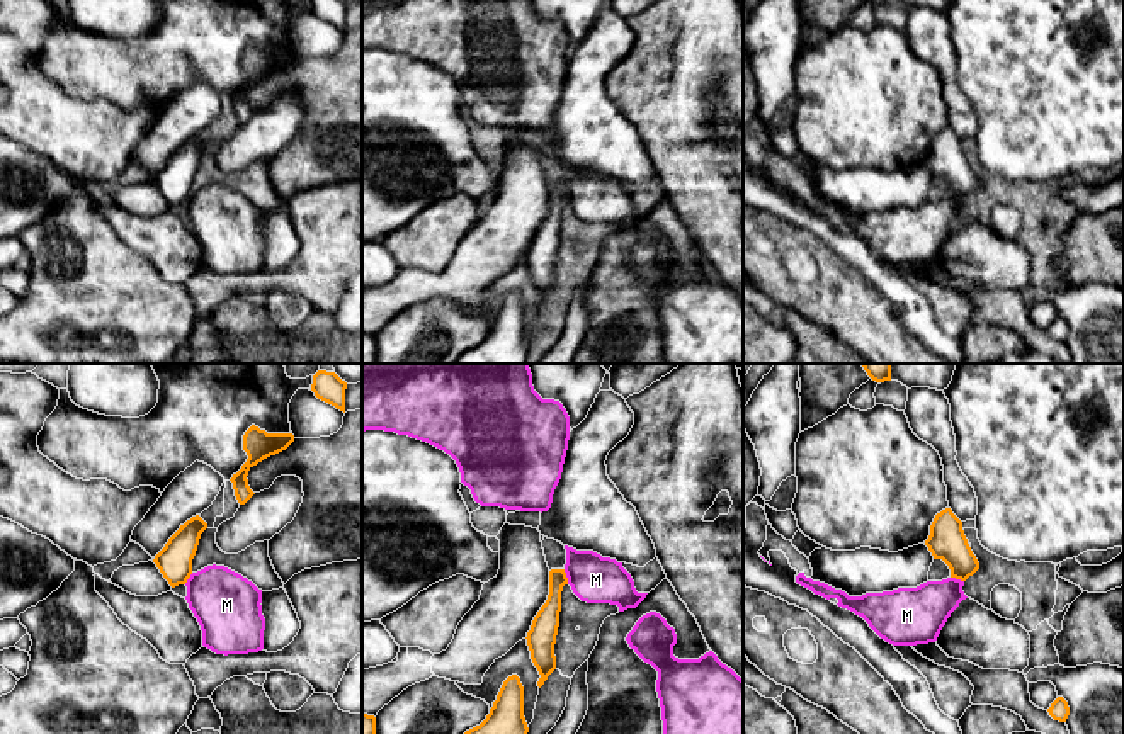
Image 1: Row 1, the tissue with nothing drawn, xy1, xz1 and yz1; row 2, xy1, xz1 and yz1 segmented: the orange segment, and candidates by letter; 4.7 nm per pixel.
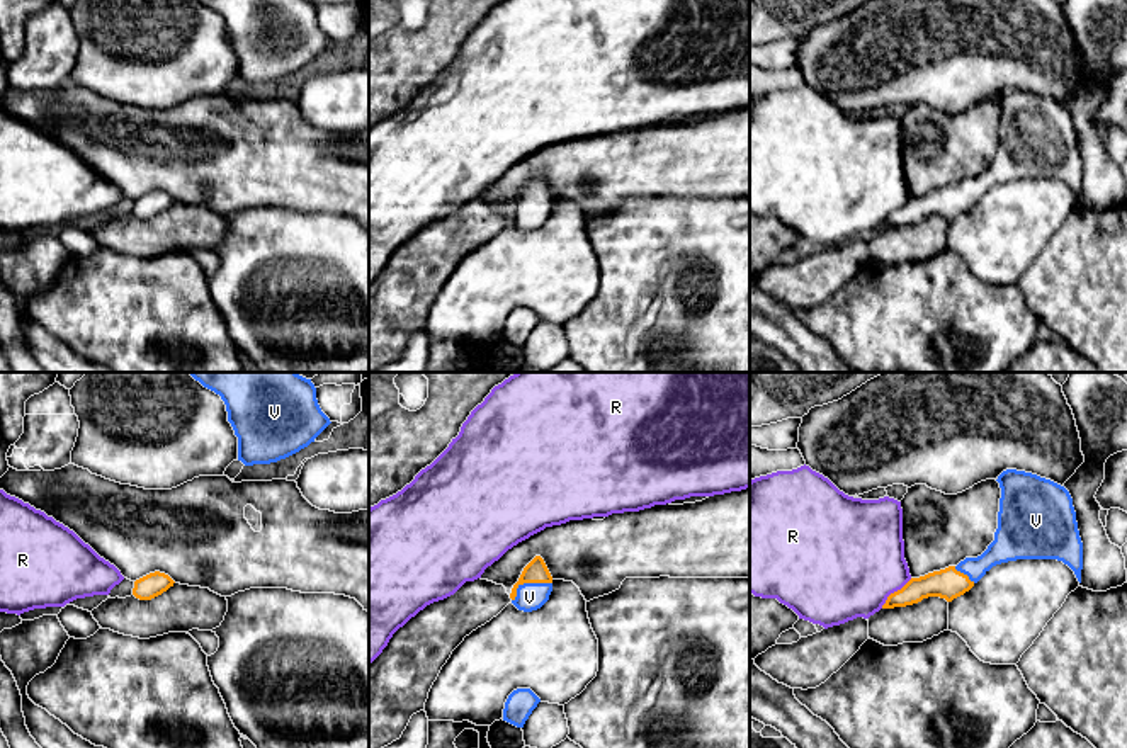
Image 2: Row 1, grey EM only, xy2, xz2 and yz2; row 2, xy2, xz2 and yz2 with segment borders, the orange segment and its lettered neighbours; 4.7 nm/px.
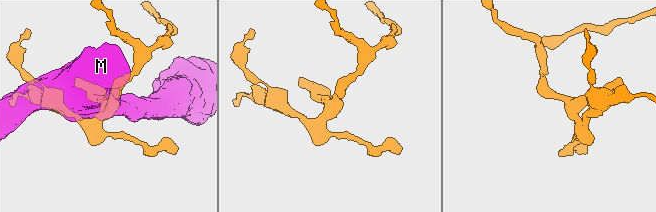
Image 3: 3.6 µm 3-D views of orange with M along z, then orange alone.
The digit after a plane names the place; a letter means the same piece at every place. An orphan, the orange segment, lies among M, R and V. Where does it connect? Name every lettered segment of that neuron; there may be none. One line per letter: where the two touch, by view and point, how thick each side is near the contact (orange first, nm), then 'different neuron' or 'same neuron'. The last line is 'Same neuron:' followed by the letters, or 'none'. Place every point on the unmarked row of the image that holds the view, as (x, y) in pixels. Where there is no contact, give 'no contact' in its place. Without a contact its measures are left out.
M: meets orange in xz1 at (565, 196); 120 nm thick on the orange side, 220 nm on the other; different neuron
R: meets orange in yz2 at (894, 211); 140 nm thick on the orange side, 480 nm on the other; different neuron
V: meets orange in xz2 at (527, 201); 110 nm thick on the orange side, 130 nm on the other; same neuron
Same neuron: V

